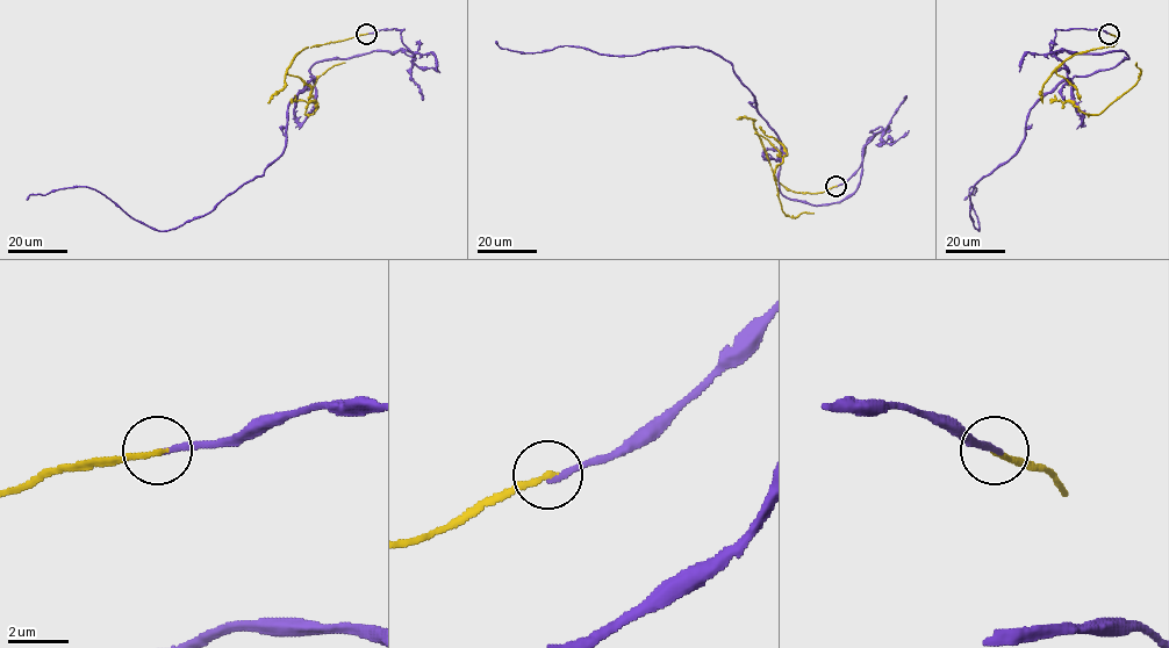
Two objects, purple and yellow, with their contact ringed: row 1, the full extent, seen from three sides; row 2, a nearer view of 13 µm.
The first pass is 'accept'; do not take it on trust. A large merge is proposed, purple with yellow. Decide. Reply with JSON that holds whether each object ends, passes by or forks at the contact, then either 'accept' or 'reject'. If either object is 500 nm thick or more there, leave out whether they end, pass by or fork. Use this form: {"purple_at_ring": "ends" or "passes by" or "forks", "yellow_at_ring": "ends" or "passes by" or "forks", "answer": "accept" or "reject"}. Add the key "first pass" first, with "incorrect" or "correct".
{"first pass": "incorrect", "purple_at_ring": "ends", "yellow_at_ring": "ends", "answer": "reject"}

